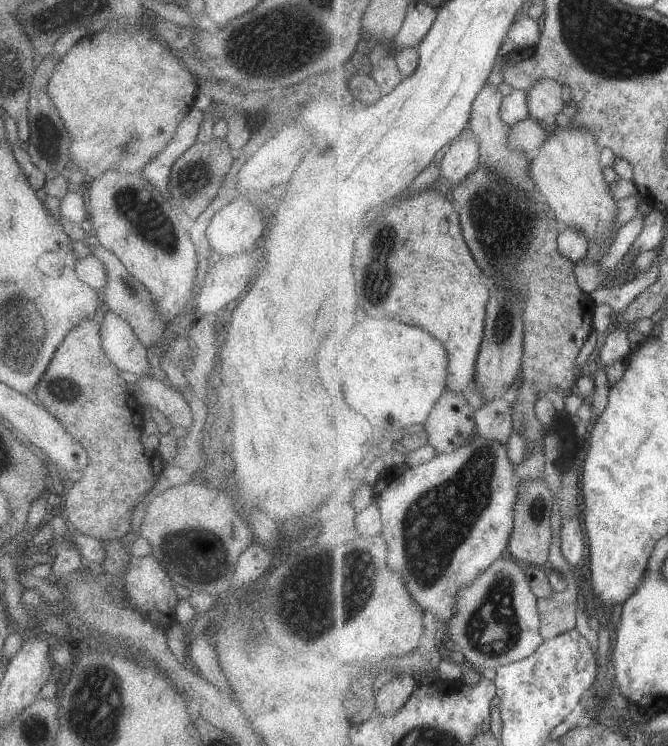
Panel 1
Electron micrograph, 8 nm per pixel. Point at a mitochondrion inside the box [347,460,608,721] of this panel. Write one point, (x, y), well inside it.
(494, 631)

